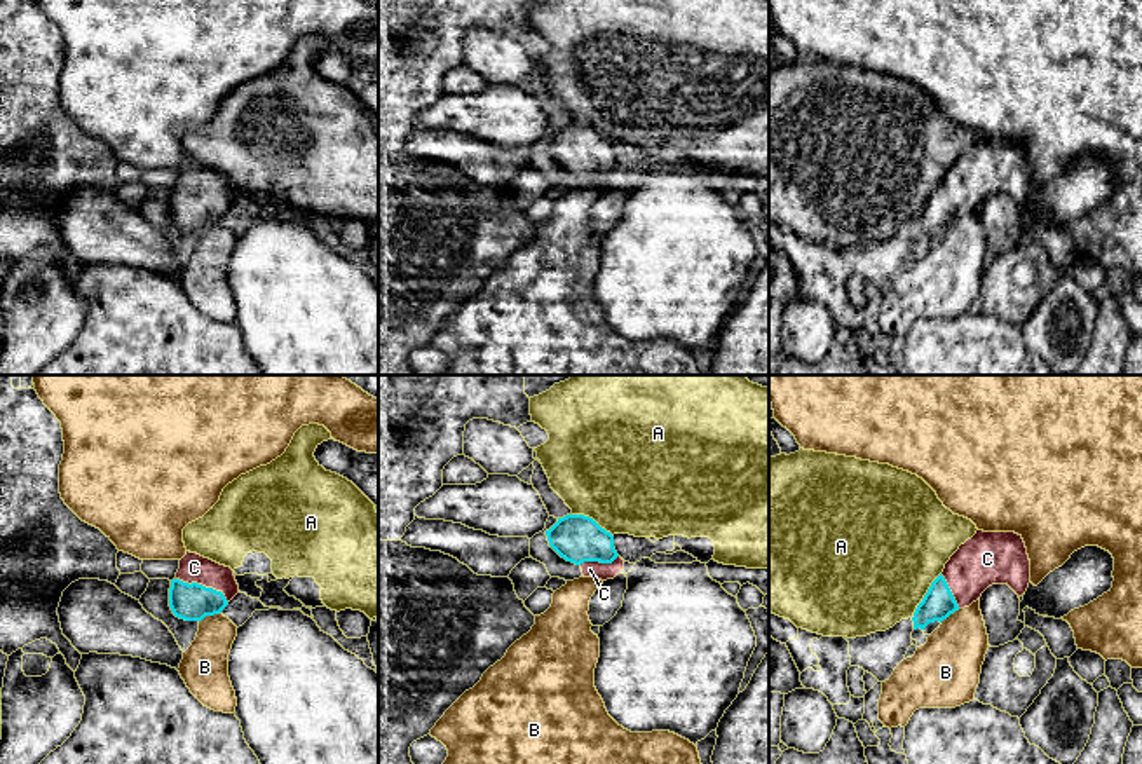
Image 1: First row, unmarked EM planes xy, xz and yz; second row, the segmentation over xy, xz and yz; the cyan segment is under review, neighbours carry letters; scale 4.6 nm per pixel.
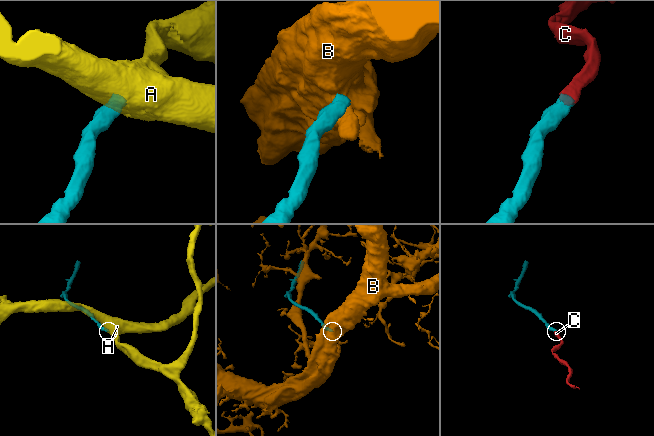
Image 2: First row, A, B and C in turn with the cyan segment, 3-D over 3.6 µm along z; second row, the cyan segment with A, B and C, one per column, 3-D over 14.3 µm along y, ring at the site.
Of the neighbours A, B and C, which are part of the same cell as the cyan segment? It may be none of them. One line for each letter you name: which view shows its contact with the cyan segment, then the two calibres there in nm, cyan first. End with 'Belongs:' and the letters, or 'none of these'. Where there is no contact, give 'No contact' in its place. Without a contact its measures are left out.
C: Touches cyan in xy. Thickness 180 nm (cyan) against 130 nm
Belongs: C

